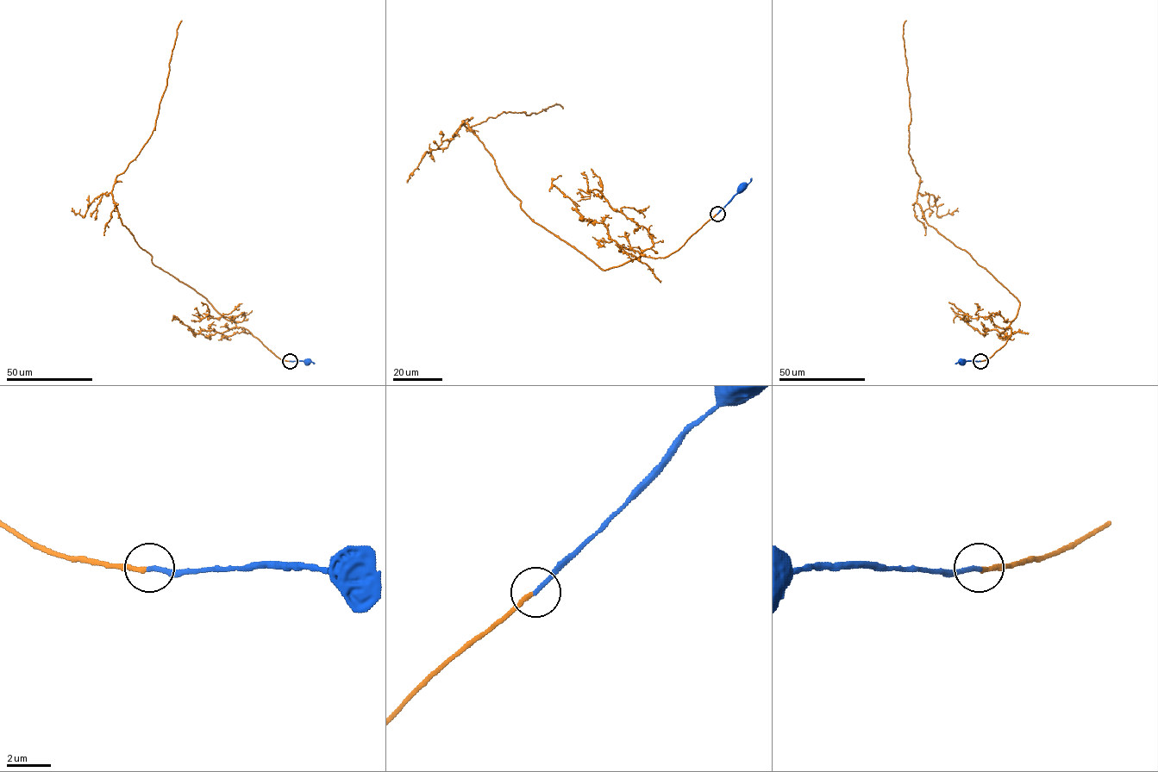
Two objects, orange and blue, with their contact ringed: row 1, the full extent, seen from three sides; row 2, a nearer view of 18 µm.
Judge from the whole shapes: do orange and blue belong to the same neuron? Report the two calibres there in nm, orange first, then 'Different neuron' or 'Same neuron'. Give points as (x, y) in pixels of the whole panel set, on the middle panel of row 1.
Thickness 190 nm (orange) against 200 nm. Same neuron

